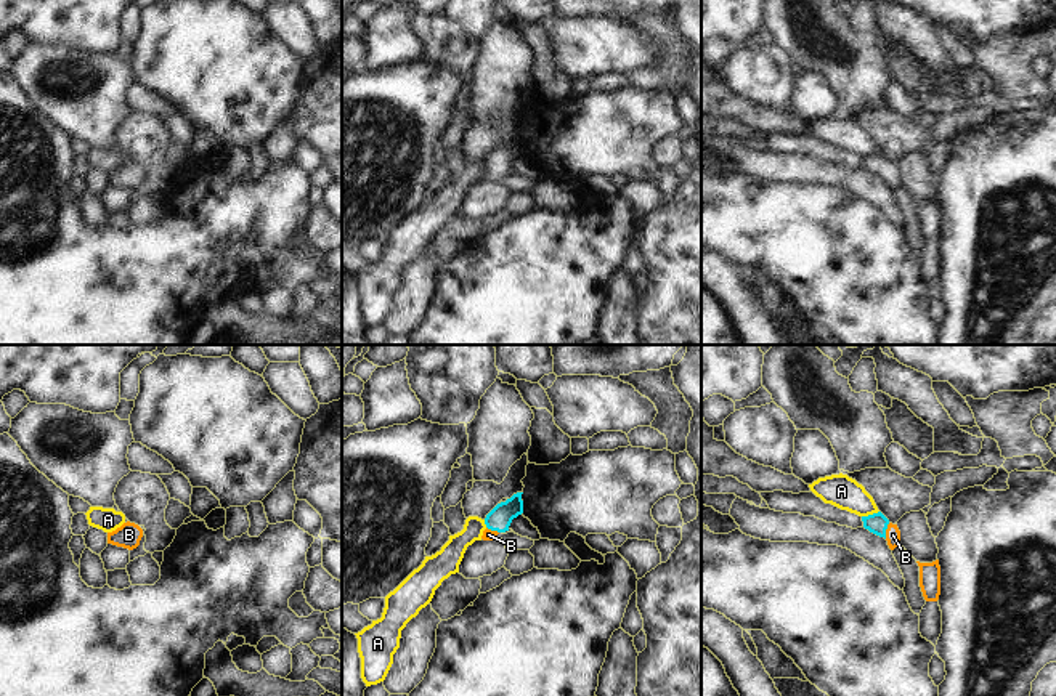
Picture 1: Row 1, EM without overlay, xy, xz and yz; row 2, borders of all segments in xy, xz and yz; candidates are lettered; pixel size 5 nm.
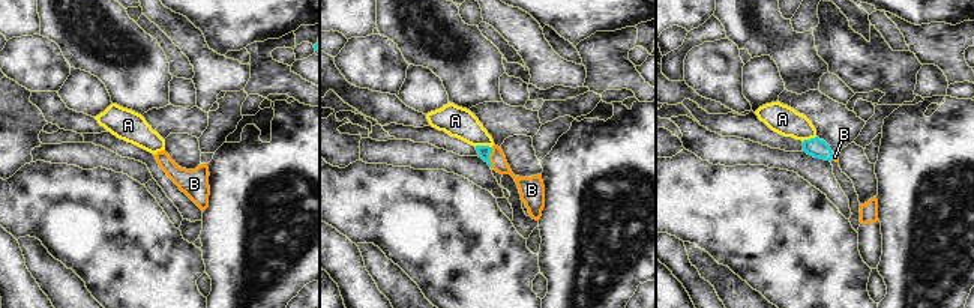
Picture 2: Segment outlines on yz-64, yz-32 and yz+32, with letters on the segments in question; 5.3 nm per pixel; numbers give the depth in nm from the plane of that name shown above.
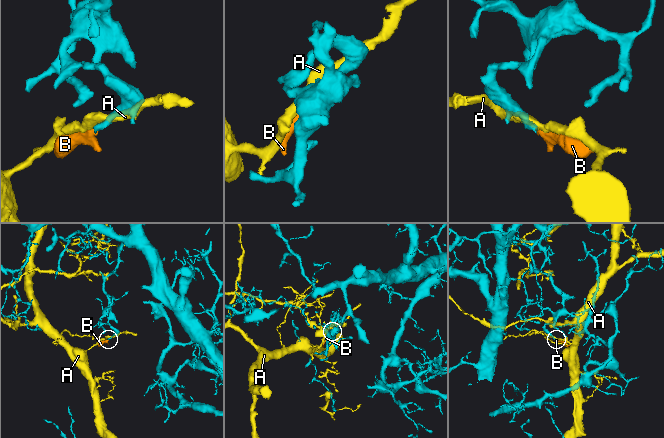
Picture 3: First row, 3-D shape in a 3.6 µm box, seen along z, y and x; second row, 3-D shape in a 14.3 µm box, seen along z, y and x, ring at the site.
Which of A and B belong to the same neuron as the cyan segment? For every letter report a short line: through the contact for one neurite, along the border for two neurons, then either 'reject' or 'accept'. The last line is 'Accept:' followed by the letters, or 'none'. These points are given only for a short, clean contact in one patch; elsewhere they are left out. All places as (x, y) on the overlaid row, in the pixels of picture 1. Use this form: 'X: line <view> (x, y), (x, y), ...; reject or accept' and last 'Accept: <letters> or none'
A: reject
B: line yz (877, 523), (885, 531), (893, 534); accept
Accept: B

